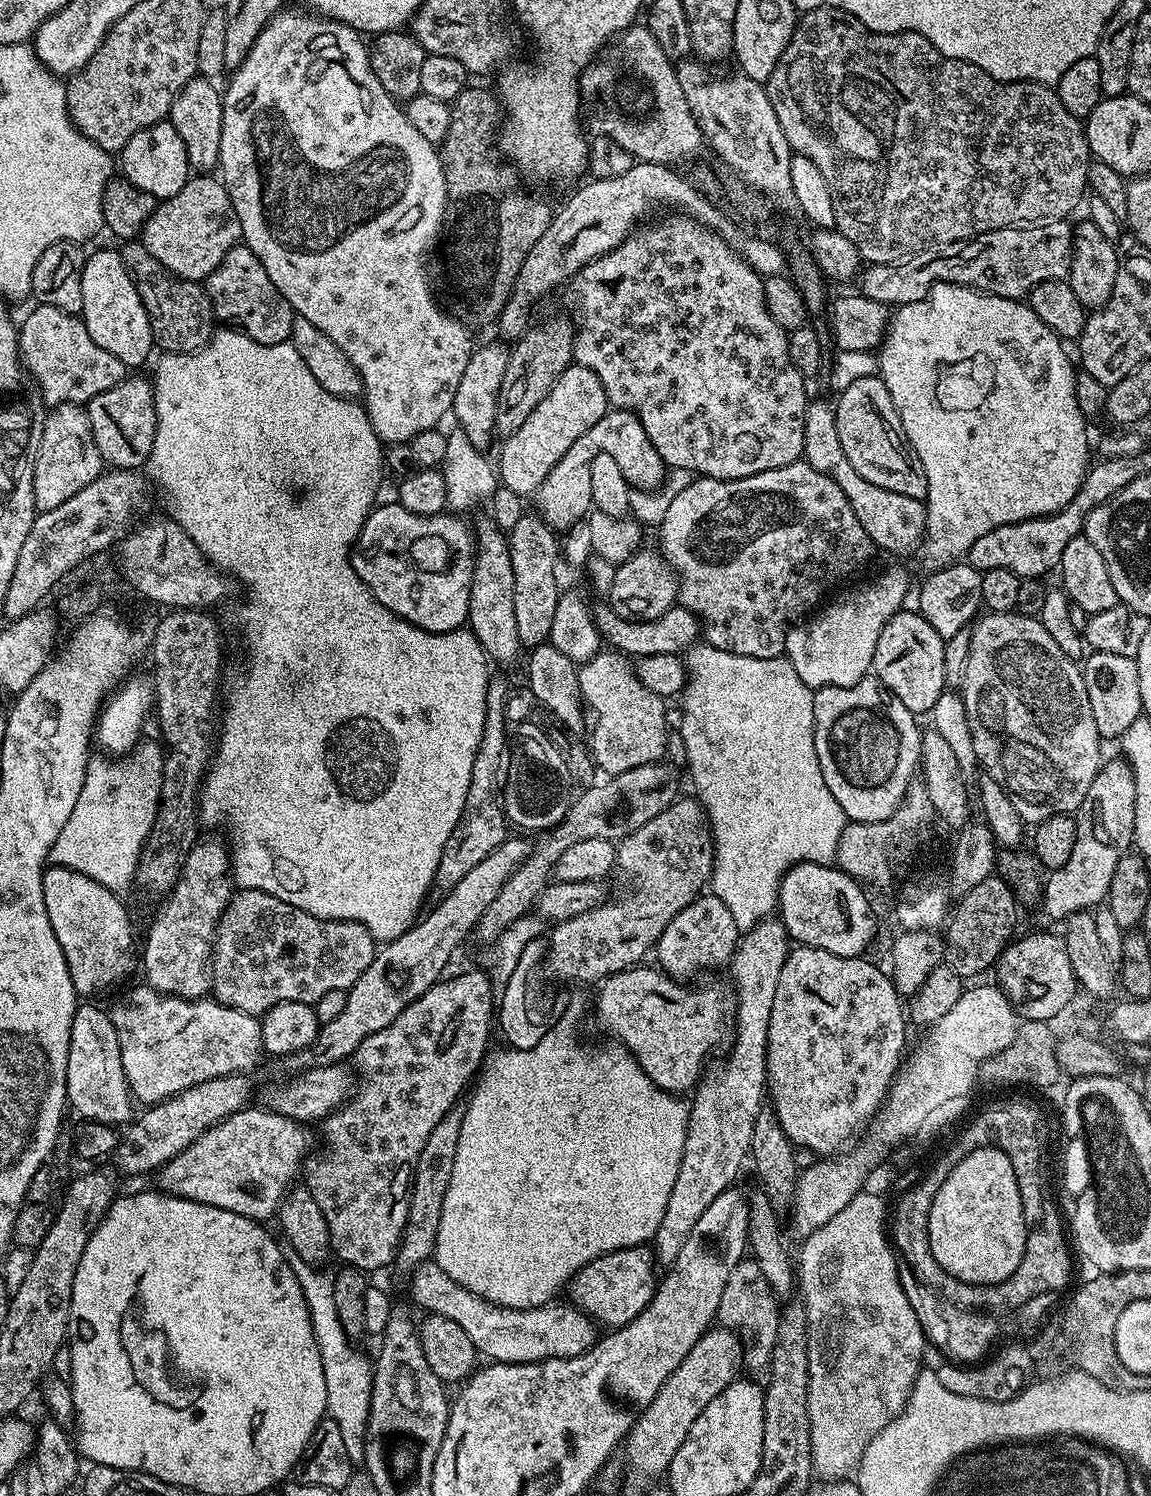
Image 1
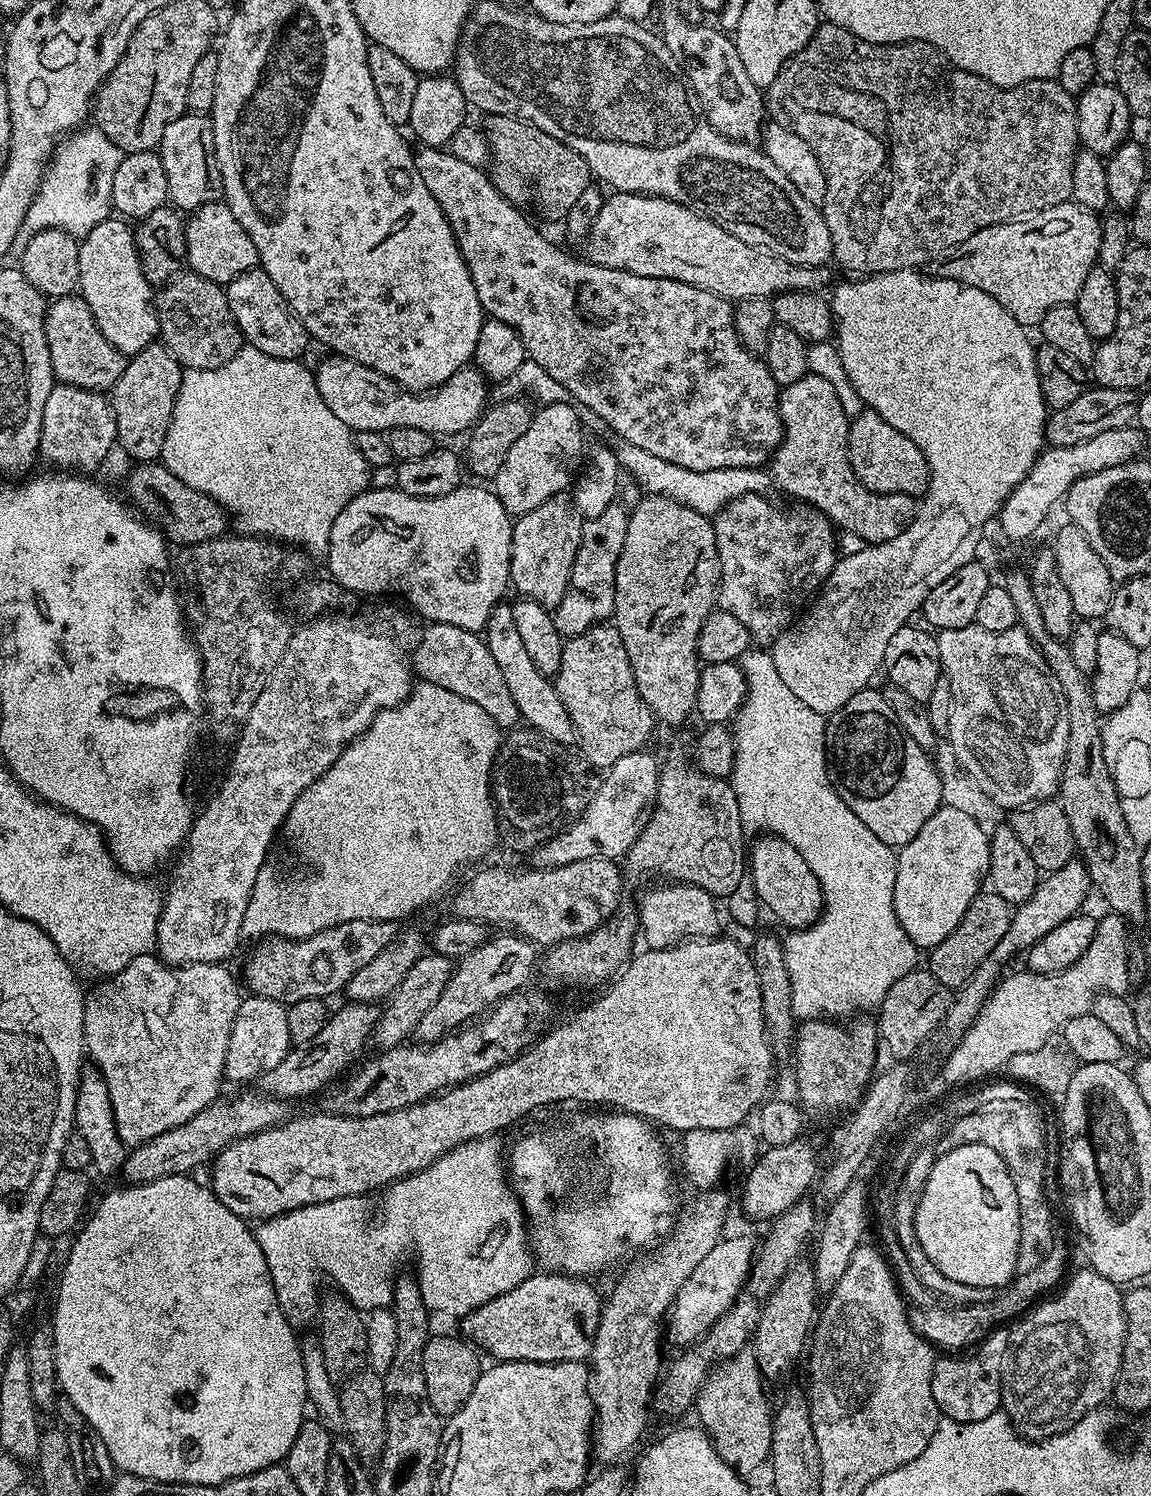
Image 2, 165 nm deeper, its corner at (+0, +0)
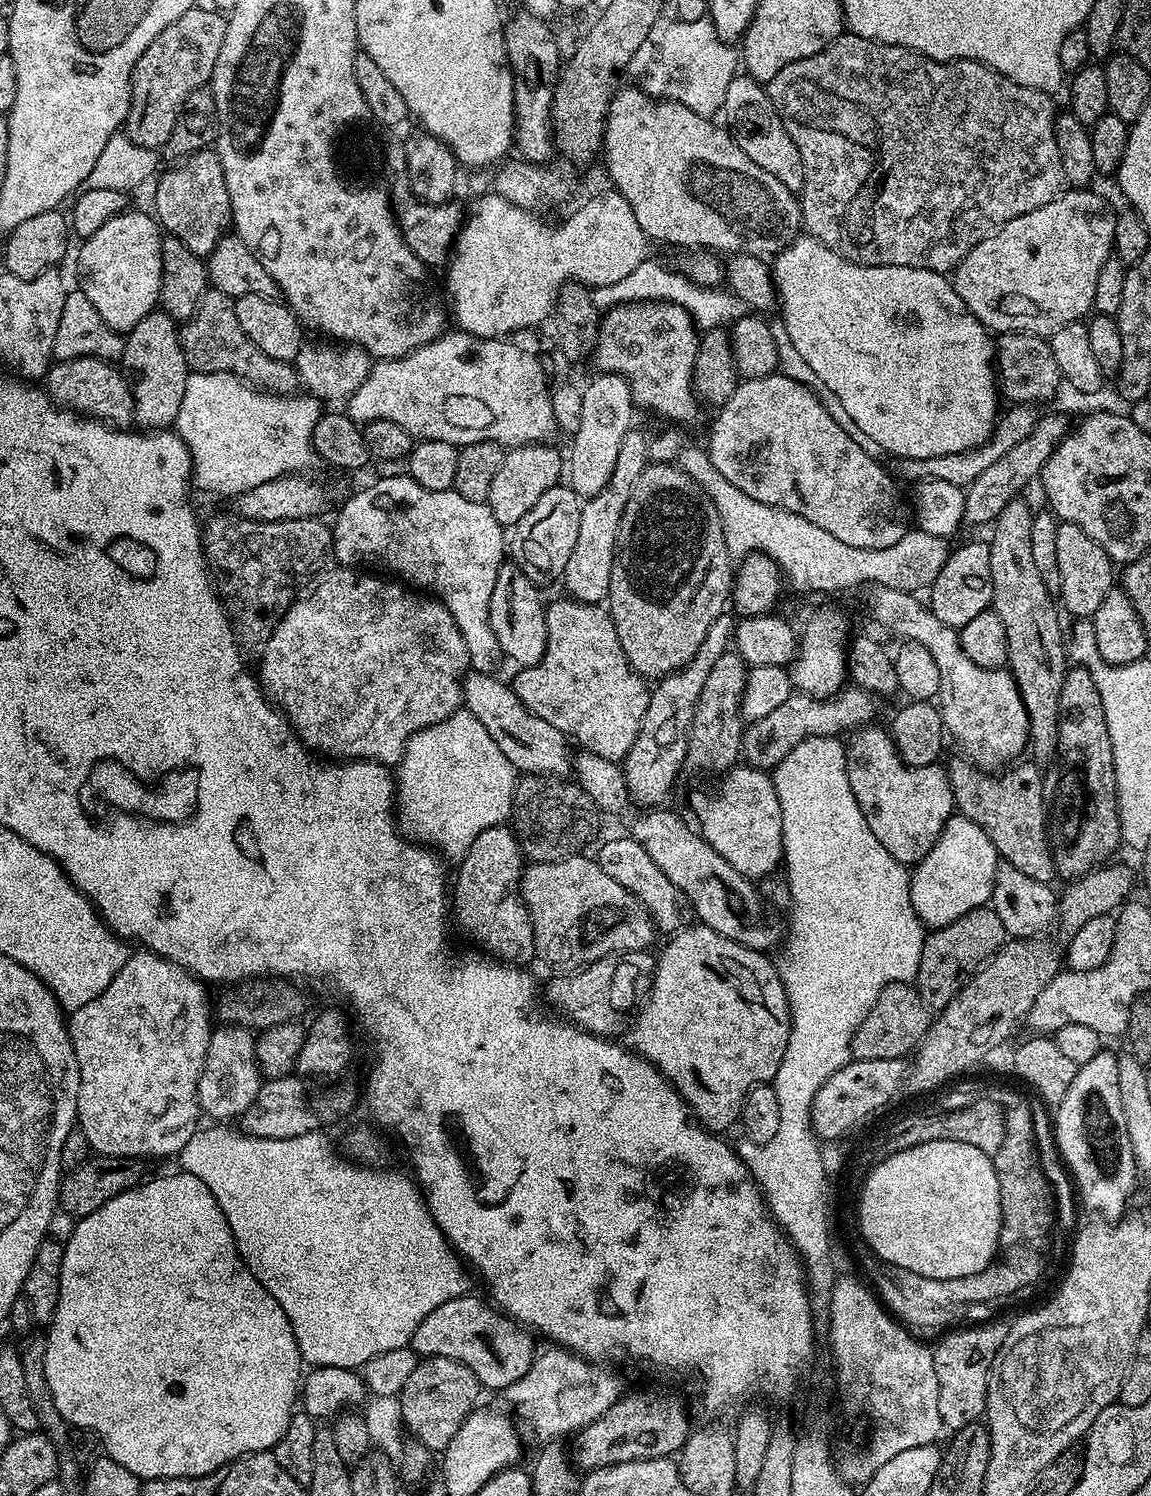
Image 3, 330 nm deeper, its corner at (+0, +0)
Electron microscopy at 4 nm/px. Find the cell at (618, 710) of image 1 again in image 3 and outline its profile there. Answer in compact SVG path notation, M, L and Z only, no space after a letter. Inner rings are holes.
M563 598L545 607L546 650L534 666L520 668L516 681L510 686L517 698L542 722L550 722L565 737L580 743L581 749L598 754L607 760L623 761L624 756L634 746L638 730L642 726L642 714L646 714L650 691L645 677L639 676L630 666L618 642L618 630L614 630L612 616L607 607L598 604L583 604L580 600Z

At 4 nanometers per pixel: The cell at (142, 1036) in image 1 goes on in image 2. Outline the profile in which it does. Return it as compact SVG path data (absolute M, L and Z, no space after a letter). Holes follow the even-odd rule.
M159 955L139 956L134 962L127 964L112 976L101 979L97 988L88 988L84 997L84 1046L89 1061L93 1060L95 1071L106 1084L110 1102L113 1103L114 1118L116 1119L118 1137L124 1145L135 1146L158 1138L158 1134L166 1134L178 1126L182 1126L194 1114L208 1108L221 1095L220 1084L225 1083L224 1063L226 1062L226 1046L230 1046L230 1030L234 1026L234 1018L238 1014L238 1006L242 999L242 988L232 977L232 972L223 963L219 964L181 964L173 966L165 964Z

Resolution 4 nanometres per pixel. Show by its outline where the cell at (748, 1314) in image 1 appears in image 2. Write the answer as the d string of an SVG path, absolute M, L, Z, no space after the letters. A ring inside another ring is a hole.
M745 1350L715 1365L714 1370L708 1373L708 1379L704 1381L704 1385L700 1387L700 1395L694 1401L694 1413L696 1412L697 1418L700 1419L697 1420L699 1427L708 1433L712 1445L718 1450L721 1458L741 1474L754 1471L763 1460L765 1463L772 1454L774 1404L768 1401L764 1386L766 1386L766 1380L761 1376L754 1352Z

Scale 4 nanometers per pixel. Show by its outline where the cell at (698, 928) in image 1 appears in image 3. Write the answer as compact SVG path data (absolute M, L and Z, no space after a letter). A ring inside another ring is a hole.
M625 834L617 840L606 841L601 846L600 853L595 853L594 859L602 866L602 870L606 870L606 874L610 874L610 878L614 878L614 882L618 882L626 891L634 894L634 898L638 898L661 933L675 934L680 929L689 927L690 907L687 897L666 878L663 870L651 860L650 854L631 835Z

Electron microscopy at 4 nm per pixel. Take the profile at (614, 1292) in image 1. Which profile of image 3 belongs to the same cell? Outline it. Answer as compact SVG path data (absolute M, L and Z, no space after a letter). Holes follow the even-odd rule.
M465 1294L450 1302L442 1302L414 1330L410 1347L417 1357L445 1356L454 1358L454 1362L462 1362L474 1370L474 1378L485 1389L509 1388L526 1370L530 1370L532 1358L537 1351L533 1333L519 1325L511 1316L491 1303L479 1300L473 1294Z

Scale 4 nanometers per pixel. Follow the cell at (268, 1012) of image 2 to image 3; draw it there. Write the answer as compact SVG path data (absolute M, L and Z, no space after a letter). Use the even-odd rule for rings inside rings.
M220 1026L215 1029L210 1038L210 1046L206 1050L206 1062L202 1066L202 1074L198 1078L198 1098L200 1111L205 1117L213 1116L216 1122L232 1122L243 1117L244 1112L254 1102L258 1094L262 1077L256 1061L256 1036L249 1029L235 1026Z

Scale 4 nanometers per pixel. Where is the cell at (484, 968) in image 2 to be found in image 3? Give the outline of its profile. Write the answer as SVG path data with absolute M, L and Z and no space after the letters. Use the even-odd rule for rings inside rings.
M508 826L478 834L457 867L460 869L456 872L456 896L454 892L455 923L457 920L465 934L473 936L484 947L481 949L504 962L519 961L516 960L519 956L524 960L533 959L536 951L532 919L517 891L525 867L515 831Z

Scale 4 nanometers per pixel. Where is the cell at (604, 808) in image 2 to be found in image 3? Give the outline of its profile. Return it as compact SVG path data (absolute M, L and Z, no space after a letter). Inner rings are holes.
M731 615L719 616L706 630L706 638L702 638L702 646L686 662L684 668L672 672L659 681L657 688L653 687L648 693L646 714L642 714L642 726L638 730L638 738L634 738L634 746L623 758L622 769L628 795L633 801L644 804L645 809L655 809L663 805L668 791L676 784L676 775L680 767L685 767L688 759L688 735L690 722L694 718L694 706L698 706L698 694L702 694L702 686L709 676L714 662L729 651L734 640L737 621L731 620Z

